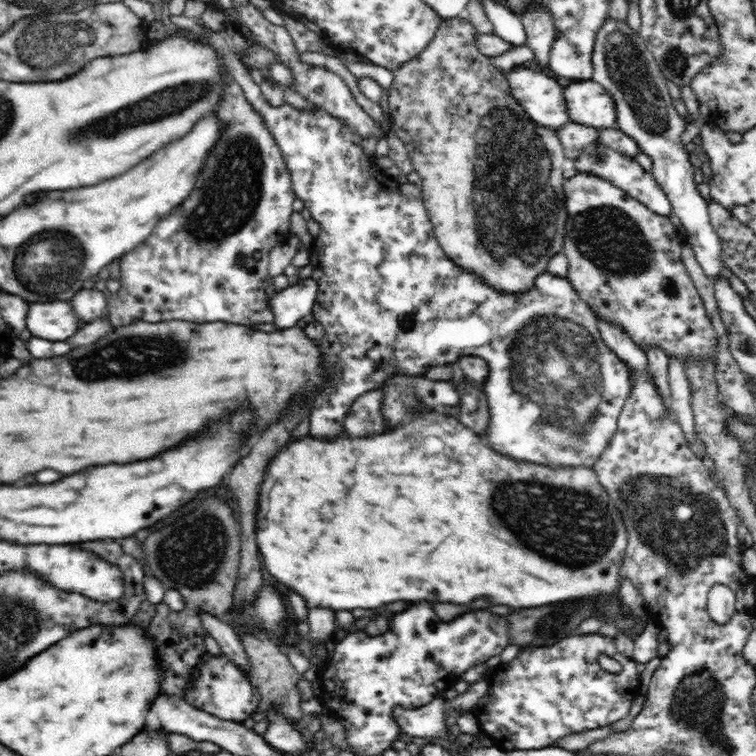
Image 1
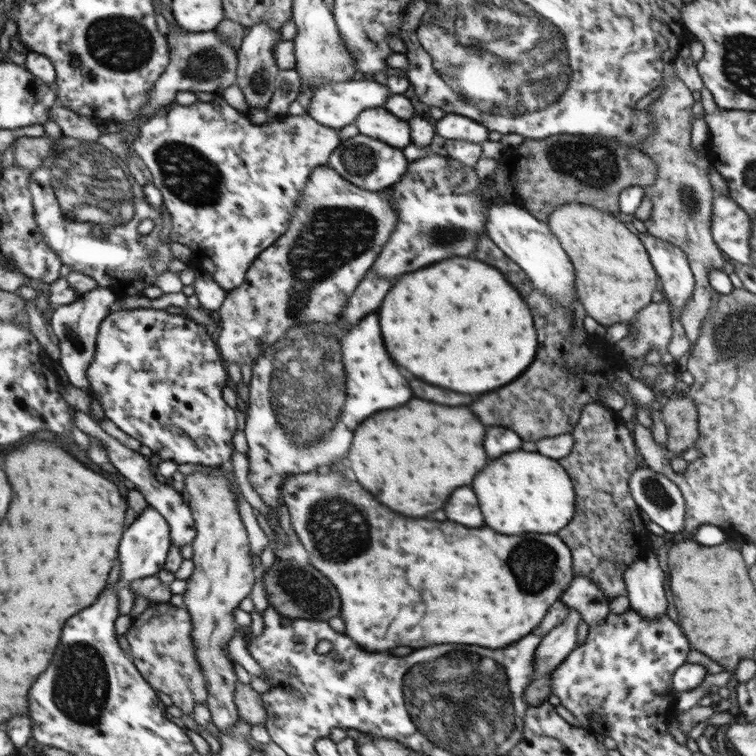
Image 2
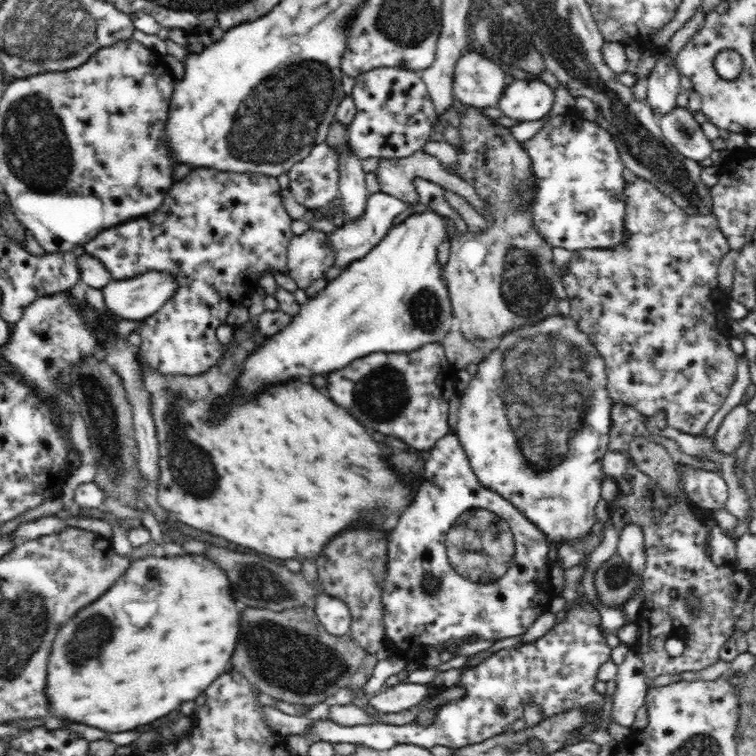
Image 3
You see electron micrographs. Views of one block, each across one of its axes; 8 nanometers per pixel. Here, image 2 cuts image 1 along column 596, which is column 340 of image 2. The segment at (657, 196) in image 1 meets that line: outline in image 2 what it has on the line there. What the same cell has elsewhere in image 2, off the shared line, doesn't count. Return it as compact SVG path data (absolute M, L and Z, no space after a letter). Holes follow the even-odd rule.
M358 134L353 138L344 140L330 154L328 167L331 167L338 175L344 177L348 182L363 188L364 190L383 190L392 186L408 171L408 160L404 157L402 149L396 149L384 142Z

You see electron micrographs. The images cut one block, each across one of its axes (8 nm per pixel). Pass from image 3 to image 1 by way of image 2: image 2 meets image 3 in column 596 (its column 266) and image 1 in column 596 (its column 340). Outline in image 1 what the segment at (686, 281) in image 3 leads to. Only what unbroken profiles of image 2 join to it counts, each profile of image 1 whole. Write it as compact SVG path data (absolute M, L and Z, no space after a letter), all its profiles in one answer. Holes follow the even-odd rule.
M577 173L564 181L563 191L568 217L562 252L570 263L565 278L596 316L620 325L644 352L650 345L658 345L666 351L668 358L678 357L684 364L688 357L702 361L714 357L717 334L702 297L682 262L682 243L669 217L650 211L624 190L597 175Z

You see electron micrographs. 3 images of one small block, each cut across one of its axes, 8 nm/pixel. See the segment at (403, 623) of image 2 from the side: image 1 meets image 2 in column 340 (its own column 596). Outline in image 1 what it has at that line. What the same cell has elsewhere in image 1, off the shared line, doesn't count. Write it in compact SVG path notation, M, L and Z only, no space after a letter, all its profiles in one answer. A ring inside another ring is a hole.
M428 412L428 414L414 416L410 424L394 432L380 434L374 438L352 440L352 438L342 436L340 440L320 442L308 436L298 442L292 442L274 456L274 460L270 462L266 480L268 482L262 490L266 504L262 502L262 510L264 510L262 522L258 522L258 530L256 530L258 550L264 558L266 570L274 576L274 580L277 580L276 584L284 584L292 592L302 595L306 599L309 610L320 606L338 611L378 608L382 604L390 604L396 600L466 604L466 602L474 602L476 598L490 598L494 604L510 606L510 608L536 608L536 606L548 606L548 604L566 602L566 600L608 596L608 600L600 604L596 616L602 616L602 618L606 616L612 620L618 616L624 616L622 608L618 606L616 594L620 588L620 580L625 577L621 568L626 544L628 544L628 531L620 512L610 502L606 489L602 488L596 472L588 468L570 468L570 466L550 468L550 466L538 466L530 462L504 458L492 452L486 444L482 444L480 438L474 436L472 430L466 430L466 426L458 424L456 418Z

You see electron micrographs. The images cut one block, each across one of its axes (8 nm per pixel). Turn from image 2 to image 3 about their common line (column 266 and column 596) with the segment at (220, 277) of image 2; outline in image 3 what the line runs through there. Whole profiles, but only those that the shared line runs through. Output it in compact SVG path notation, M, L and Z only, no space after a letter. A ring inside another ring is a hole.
M563 113L552 116L532 139L522 144L530 156L531 170L536 177L532 188L535 198L529 205L530 213L534 229L546 239L546 244L576 253L582 249L616 249L618 245L627 241L624 185L628 173L619 156L616 142L607 130L600 127L597 121L584 118L576 120L576 116Z

